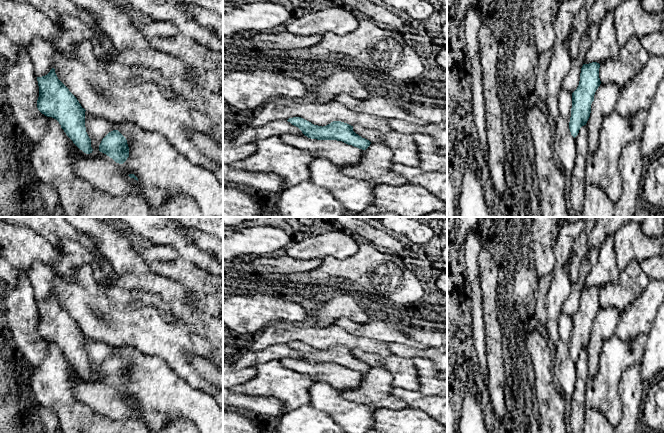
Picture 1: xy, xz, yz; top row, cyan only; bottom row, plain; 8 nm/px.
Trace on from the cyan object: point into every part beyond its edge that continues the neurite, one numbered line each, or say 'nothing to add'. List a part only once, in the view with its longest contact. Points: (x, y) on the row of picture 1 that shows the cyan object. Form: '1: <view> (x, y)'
nothing to add

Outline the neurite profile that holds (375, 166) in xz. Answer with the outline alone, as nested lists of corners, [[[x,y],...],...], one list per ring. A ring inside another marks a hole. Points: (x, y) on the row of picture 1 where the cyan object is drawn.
[[[372,142],[357,164],[339,167],[349,177],[367,181],[373,186],[407,184],[405,178],[393,171],[393,157],[391,148],[381,142]]]

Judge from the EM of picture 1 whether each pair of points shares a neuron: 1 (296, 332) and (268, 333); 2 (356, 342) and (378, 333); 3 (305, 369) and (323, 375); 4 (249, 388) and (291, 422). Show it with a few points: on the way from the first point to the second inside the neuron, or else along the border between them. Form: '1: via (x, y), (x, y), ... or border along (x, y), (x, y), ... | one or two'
1: via (289, 332), (275, 333) | one
2: border along (345, 330), (355, 335), (380, 340), (386, 344) | two
3: via (309, 369), (319, 372) | one
4: border along (307, 404), (285, 413) | two

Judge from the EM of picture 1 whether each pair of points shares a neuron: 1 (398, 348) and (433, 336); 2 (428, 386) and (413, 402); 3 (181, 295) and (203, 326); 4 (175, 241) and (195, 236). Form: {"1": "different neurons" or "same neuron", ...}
{"1": "different neurons", "2": "different neurons", "3": "same neuron", "4": "different neurons"}

